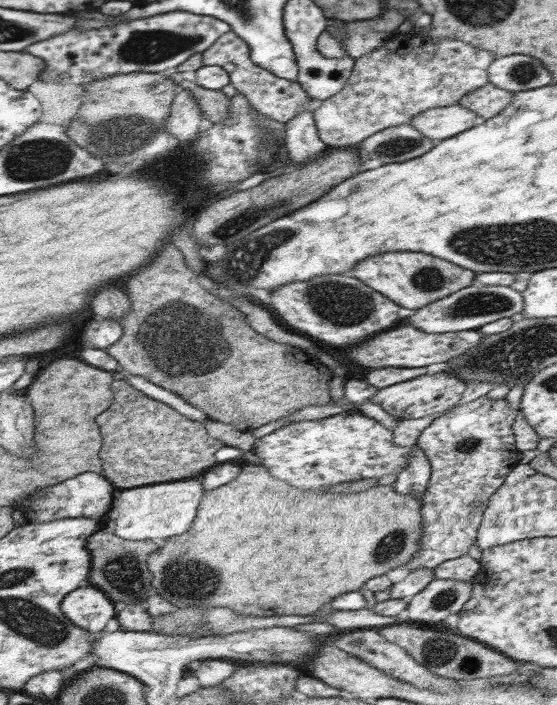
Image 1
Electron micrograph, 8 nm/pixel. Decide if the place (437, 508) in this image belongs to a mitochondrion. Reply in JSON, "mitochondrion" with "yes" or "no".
{"mitochondrion":"no"}

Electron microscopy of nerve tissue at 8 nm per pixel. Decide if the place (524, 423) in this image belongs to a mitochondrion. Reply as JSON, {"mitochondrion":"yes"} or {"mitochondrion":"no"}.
{"mitochondrion":"no"}

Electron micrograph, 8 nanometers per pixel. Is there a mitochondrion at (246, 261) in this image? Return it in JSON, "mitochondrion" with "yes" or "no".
{"mitochondrion":"yes"}

